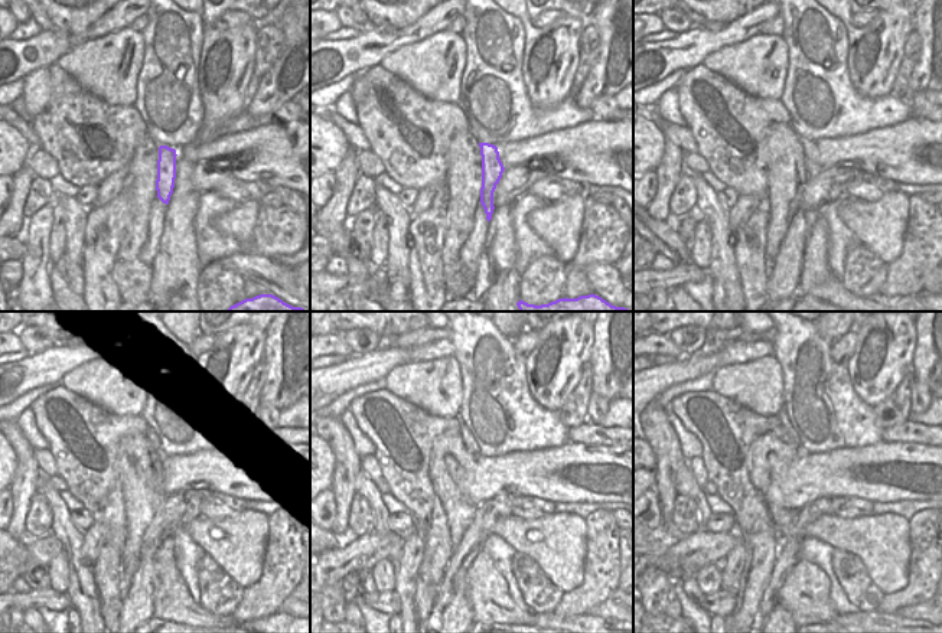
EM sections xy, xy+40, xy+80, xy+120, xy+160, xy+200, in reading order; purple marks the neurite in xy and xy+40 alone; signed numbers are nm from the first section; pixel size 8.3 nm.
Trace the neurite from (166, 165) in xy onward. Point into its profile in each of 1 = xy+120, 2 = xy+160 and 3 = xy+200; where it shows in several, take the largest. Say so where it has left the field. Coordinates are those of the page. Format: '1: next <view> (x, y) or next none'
1: next xy+120 (172, 601)
2: next xy+160 (488, 591)
3: next xy+200 (805, 590)

